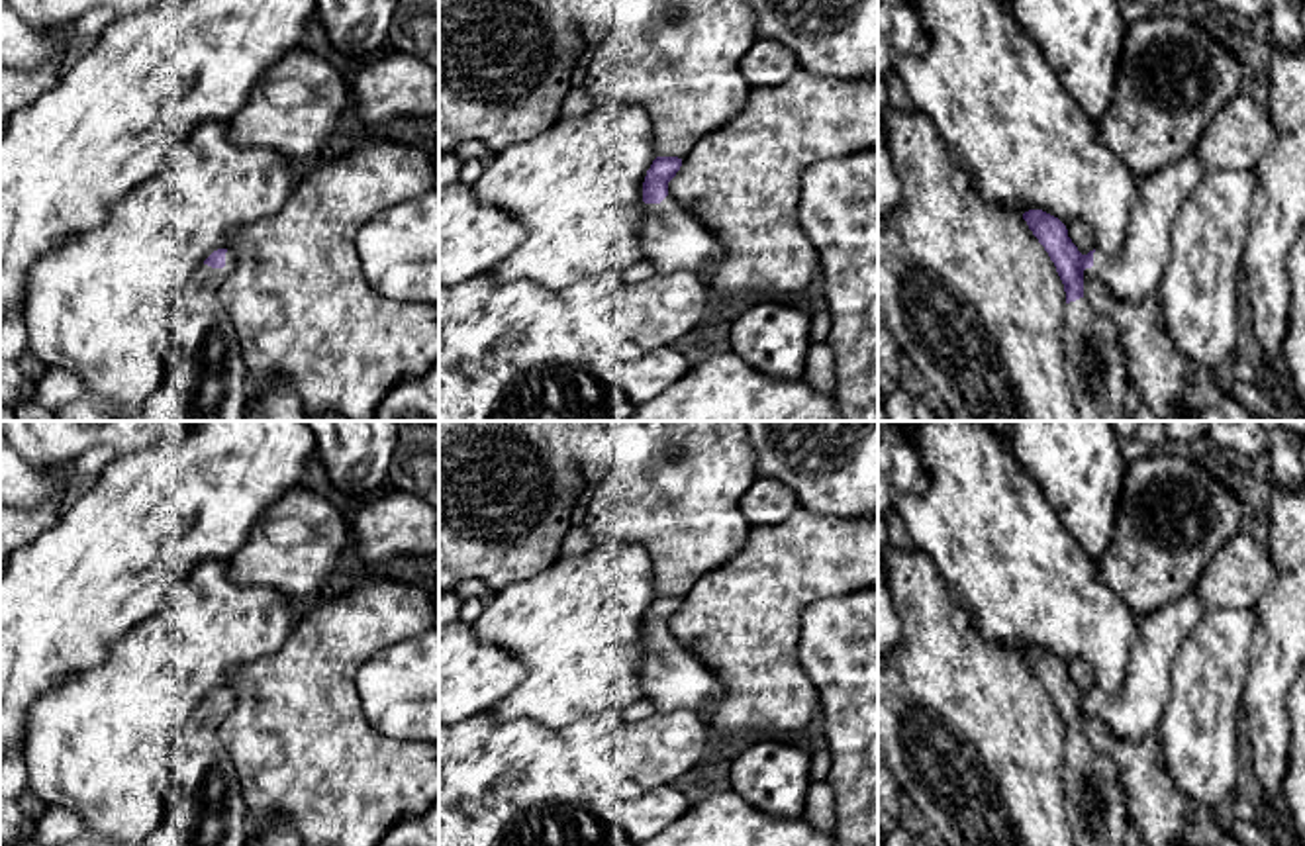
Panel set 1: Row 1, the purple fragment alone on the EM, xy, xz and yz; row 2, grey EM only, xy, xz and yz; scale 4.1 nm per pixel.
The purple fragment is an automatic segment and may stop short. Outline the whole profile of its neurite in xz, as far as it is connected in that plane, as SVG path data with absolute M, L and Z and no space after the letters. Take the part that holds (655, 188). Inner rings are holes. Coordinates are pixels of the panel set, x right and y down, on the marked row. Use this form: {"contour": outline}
{"contour": "M656 157L647 170L639 229L643 258L654 272L690 270L707 286L709 272L723 258L723 247L668 194L668 182L680 166L678 157Z"}

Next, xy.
{"contour": "M214 251L172 302L172 351L163 382L135 415L84 394L55 413L55 421L243 421L247 364L233 319L218 300L233 268L231 251Z"}

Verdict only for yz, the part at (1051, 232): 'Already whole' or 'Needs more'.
Needs more

